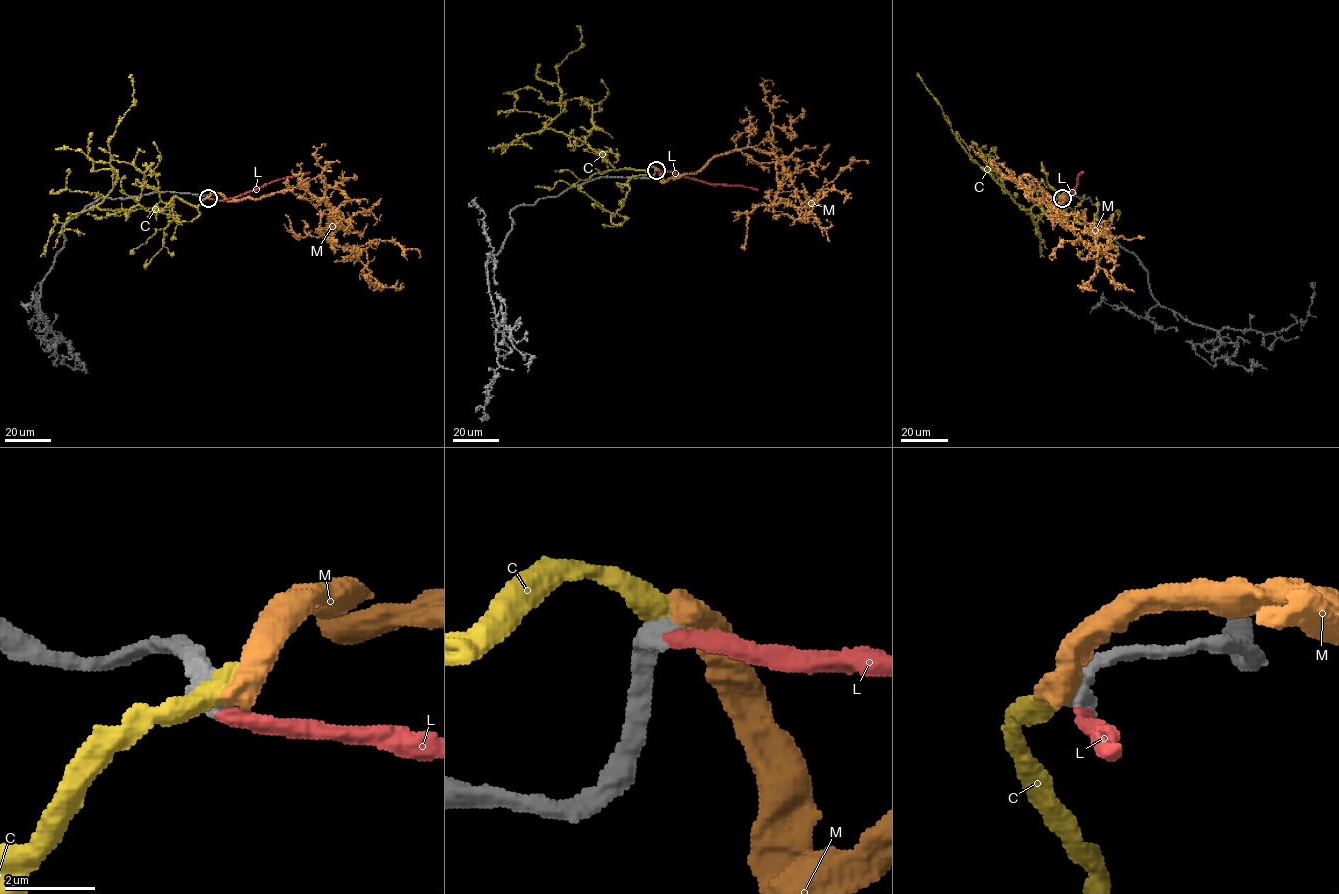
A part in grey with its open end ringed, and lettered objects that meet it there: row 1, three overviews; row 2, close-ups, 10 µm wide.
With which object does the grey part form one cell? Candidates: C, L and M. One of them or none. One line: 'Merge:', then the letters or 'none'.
Merge: L

